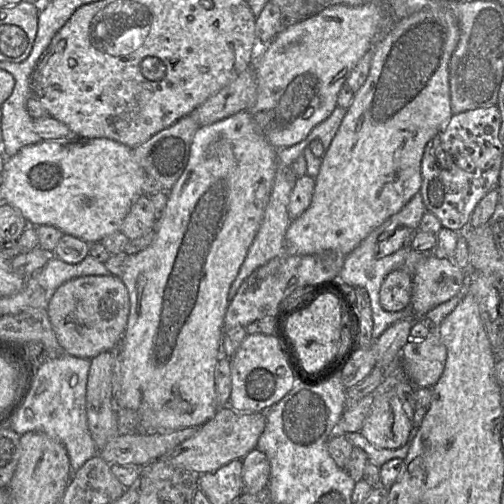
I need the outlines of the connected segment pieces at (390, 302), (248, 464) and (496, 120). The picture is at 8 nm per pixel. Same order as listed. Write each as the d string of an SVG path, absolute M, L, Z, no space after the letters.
M402 269L390 272L381 284L379 300L389 312L410 309L412 294L412 275Z
M258 448L251 450L243 459L242 479L244 493L257 494L267 489L270 463Z
M497 106L452 114L444 128L426 145L422 162L422 184L420 194L428 212L433 213L443 228L458 233L469 225L470 216L479 201L492 189L498 188L503 157L503 144L500 139L501 114Z

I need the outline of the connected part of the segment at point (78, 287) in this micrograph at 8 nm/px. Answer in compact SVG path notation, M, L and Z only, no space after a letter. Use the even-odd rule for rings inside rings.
M82 276L63 283L48 306L51 326L64 353L92 359L111 351L126 330L130 311L126 286L116 276Z

